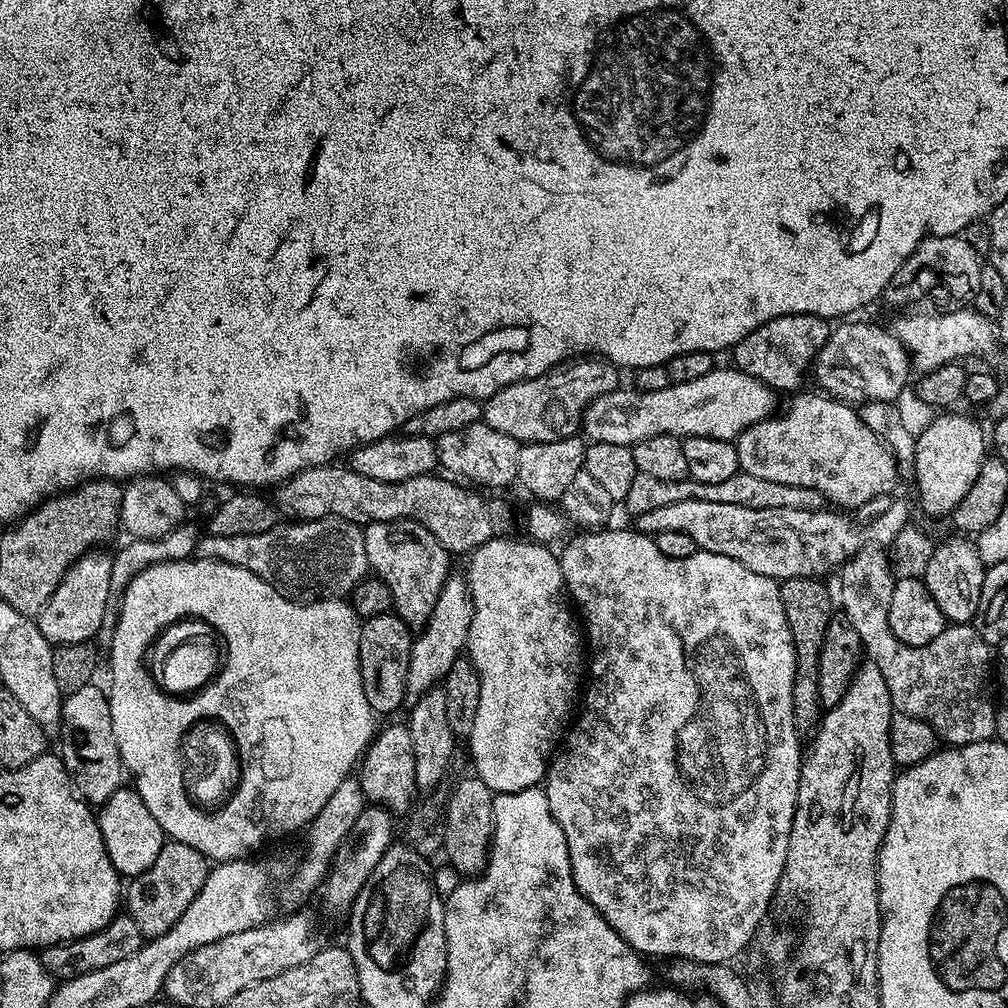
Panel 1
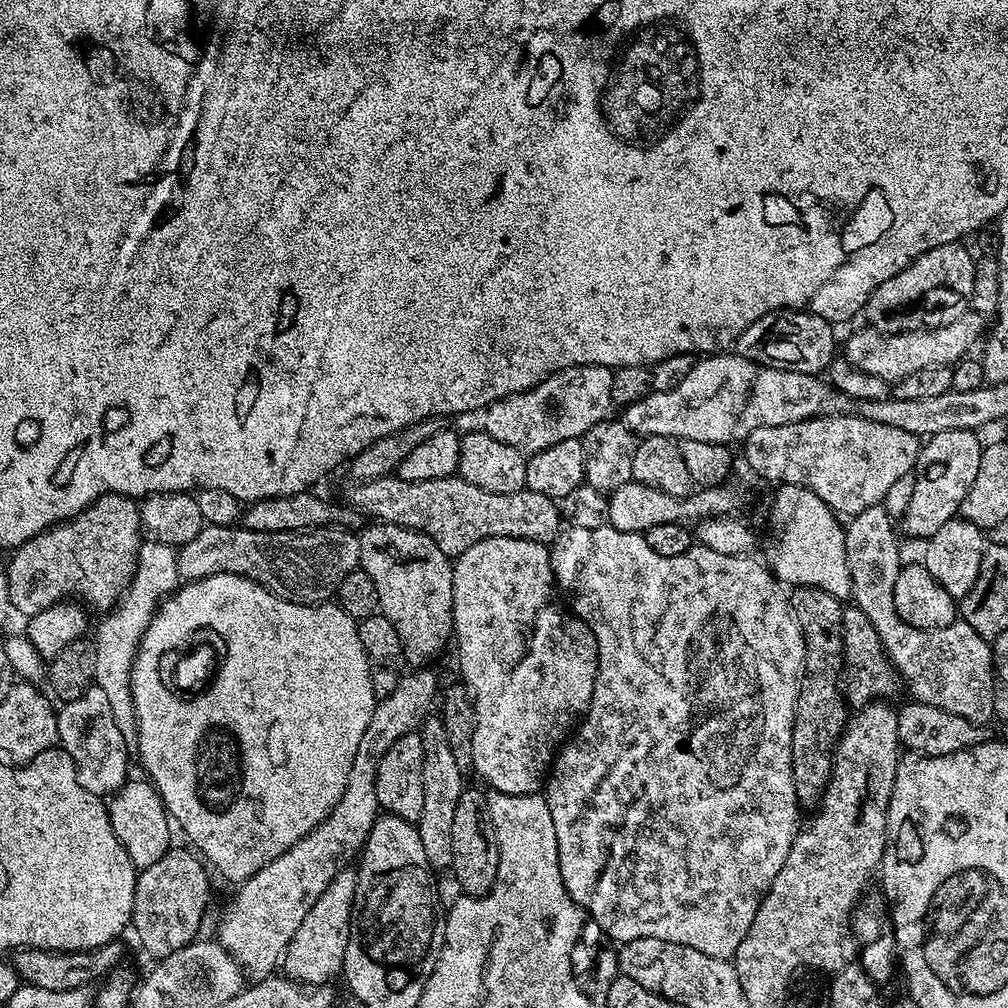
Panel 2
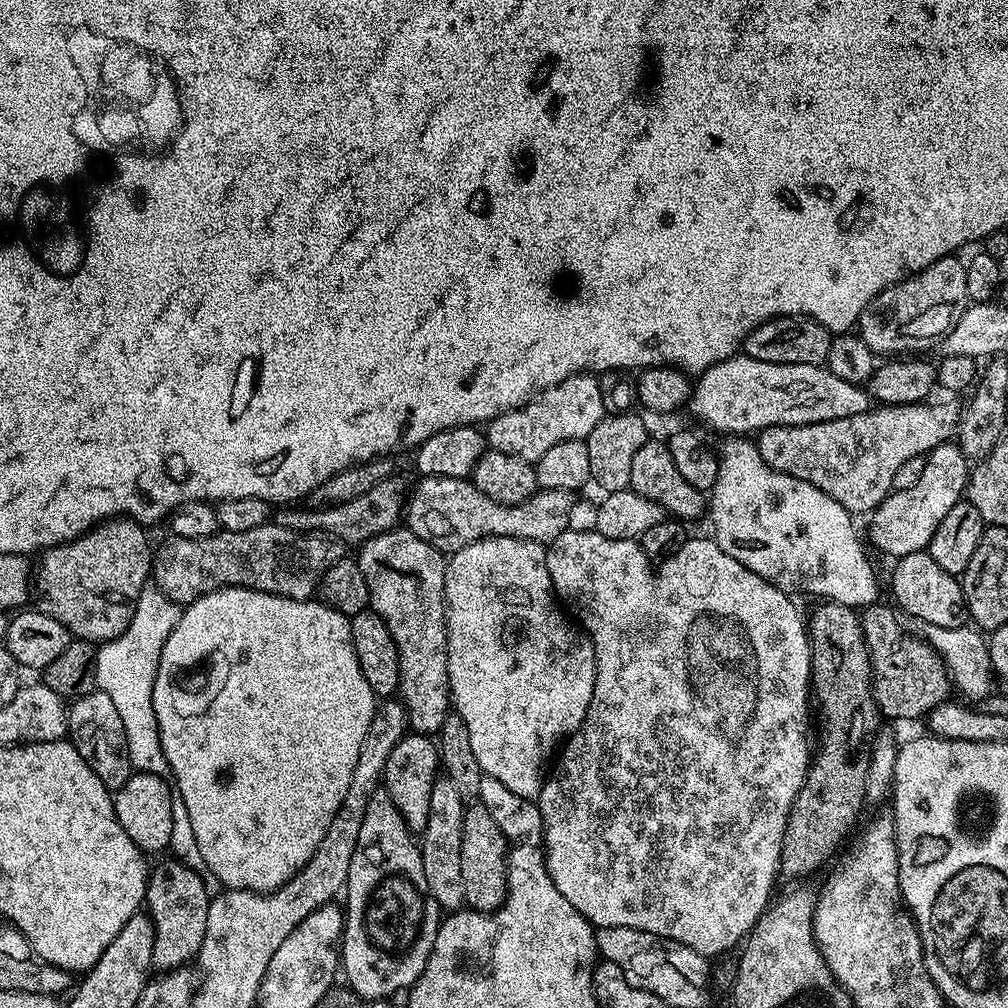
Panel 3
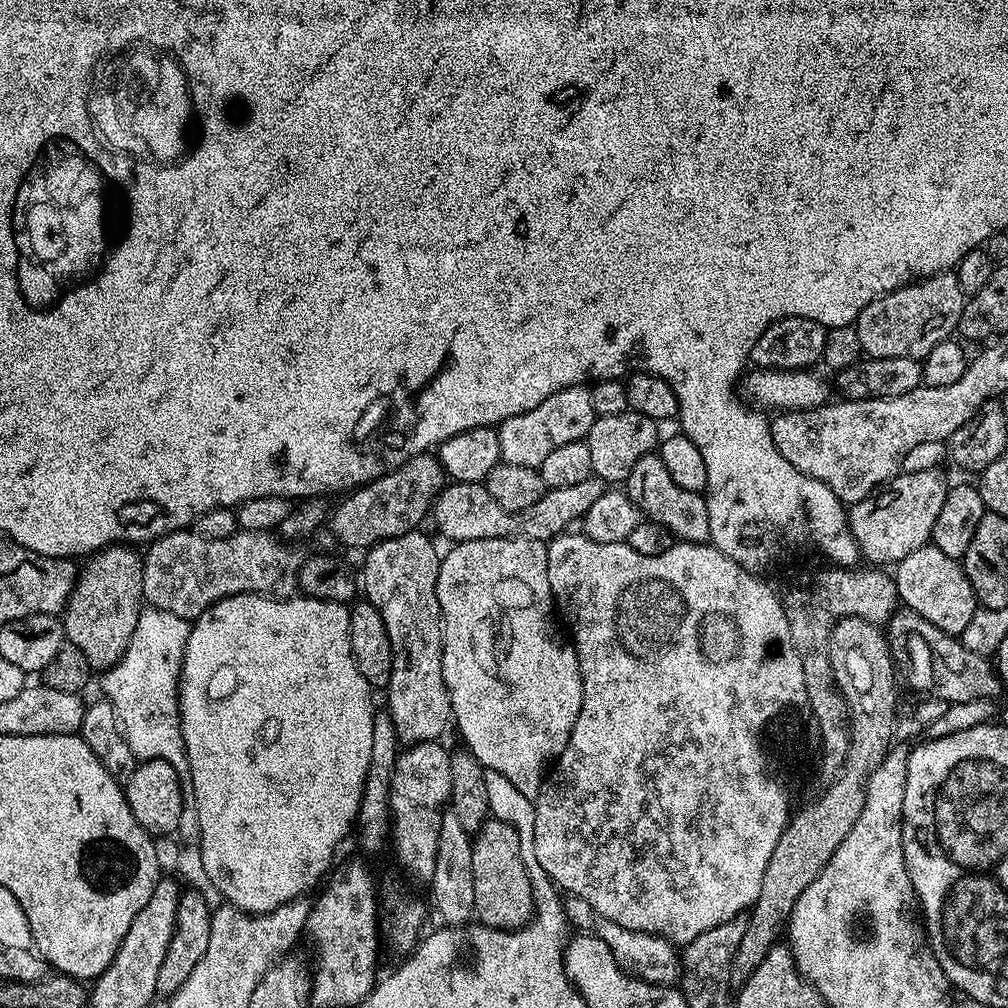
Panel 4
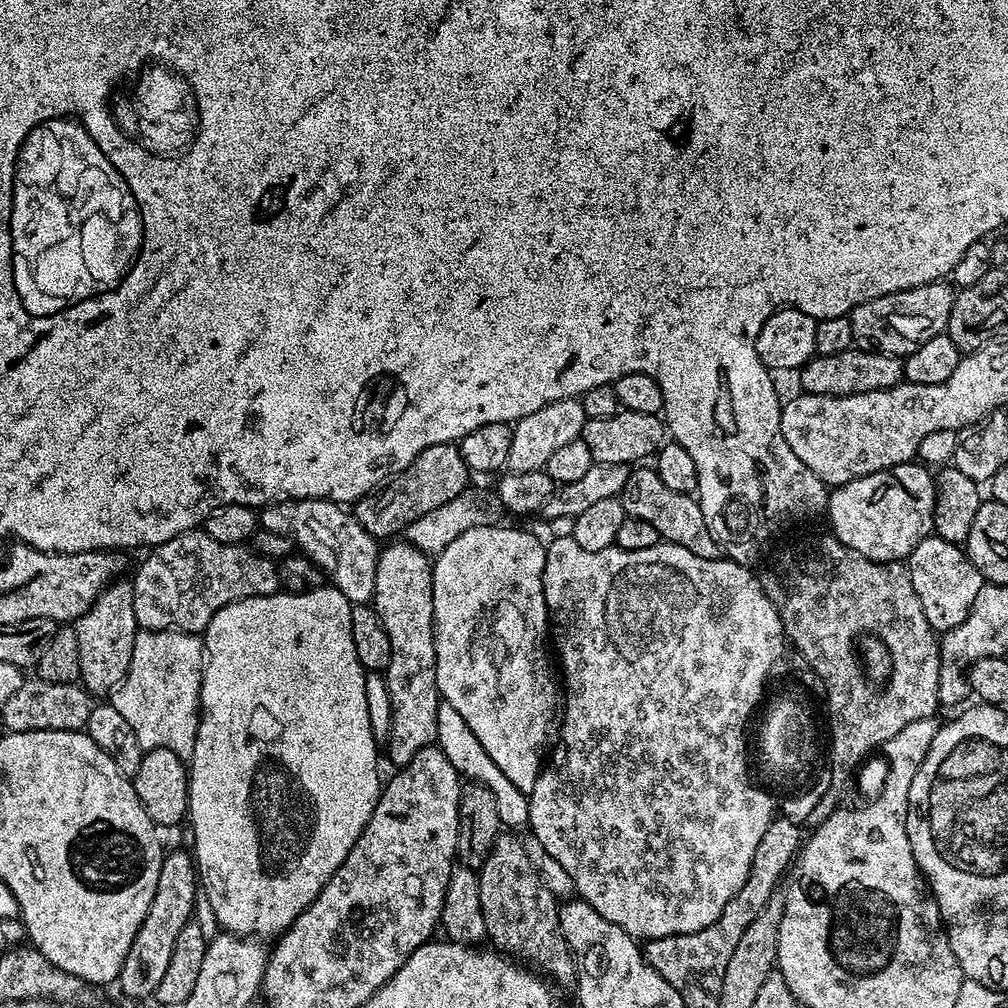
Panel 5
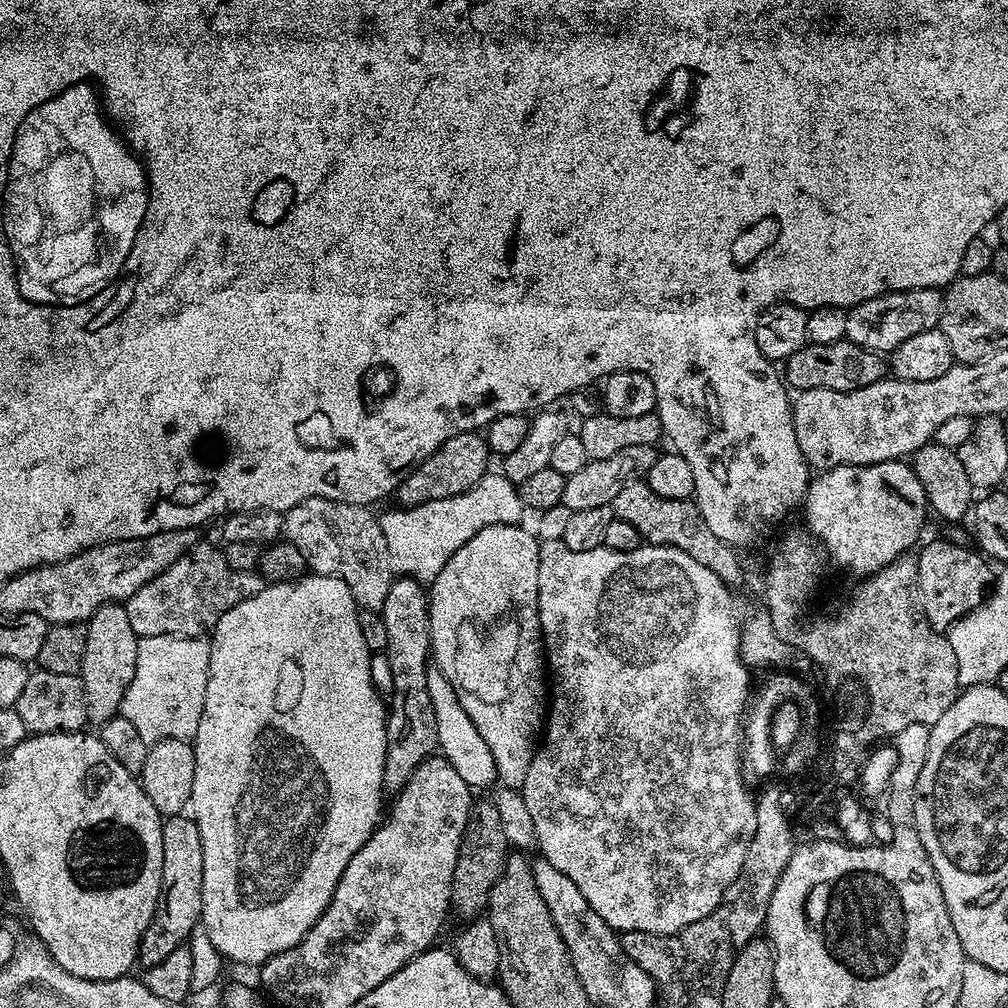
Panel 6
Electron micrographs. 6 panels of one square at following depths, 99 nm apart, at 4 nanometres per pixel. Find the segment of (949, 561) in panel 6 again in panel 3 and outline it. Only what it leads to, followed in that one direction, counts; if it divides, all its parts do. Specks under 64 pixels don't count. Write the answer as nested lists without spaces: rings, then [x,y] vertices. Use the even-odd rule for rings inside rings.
[[[925,550],[906,554],[895,561],[896,569],[892,572],[892,596],[896,599],[895,607],[901,613],[903,611],[908,616],[913,616],[913,621],[929,624],[930,626],[942,626],[943,628],[962,628],[965,627],[968,608],[964,604],[964,586],[957,577],[950,575],[930,554]]]

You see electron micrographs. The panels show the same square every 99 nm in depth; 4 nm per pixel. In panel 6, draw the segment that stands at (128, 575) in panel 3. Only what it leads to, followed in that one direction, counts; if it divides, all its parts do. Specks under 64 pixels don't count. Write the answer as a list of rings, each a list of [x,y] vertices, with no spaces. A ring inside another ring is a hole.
[[[123,603],[107,604],[86,621],[88,637],[86,654],[79,670],[79,677],[84,681],[86,690],[86,714],[88,724],[99,726],[110,722],[110,718],[120,715],[122,698],[134,678],[138,662],[138,637],[126,618]]]

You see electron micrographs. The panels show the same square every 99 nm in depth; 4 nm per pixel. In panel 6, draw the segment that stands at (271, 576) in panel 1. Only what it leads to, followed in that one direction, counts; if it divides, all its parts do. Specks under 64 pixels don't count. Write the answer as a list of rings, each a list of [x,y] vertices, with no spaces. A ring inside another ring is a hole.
[[[201,542],[178,558],[174,566],[170,566],[158,578],[146,582],[142,590],[138,590],[129,600],[123,601],[126,618],[130,618],[130,626],[134,629],[136,637],[141,636],[195,636],[203,637],[211,633],[216,623],[226,614],[226,610],[234,610],[234,606],[244,604],[246,598],[254,598],[266,587],[266,581],[259,571],[234,570],[227,561],[225,553],[214,545]]]

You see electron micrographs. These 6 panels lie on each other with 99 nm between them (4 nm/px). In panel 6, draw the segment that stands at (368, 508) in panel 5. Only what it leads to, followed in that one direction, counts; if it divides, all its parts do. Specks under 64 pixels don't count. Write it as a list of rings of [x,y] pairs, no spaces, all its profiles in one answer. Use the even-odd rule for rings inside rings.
[[[459,432],[447,439],[430,458],[416,465],[405,475],[396,491],[396,498],[400,500],[399,505],[411,507],[466,493],[486,473],[489,473],[490,459],[492,459],[492,453],[488,449],[488,441],[481,433]]]

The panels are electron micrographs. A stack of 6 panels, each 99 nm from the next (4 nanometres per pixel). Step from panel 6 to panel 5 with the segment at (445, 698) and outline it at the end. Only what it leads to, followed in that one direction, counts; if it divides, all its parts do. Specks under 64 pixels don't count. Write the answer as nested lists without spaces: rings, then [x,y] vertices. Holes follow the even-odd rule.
[[[443,702],[438,706],[436,744],[442,750],[442,754],[446,754],[446,758],[450,758],[450,766],[454,766],[454,770],[459,772],[461,777],[484,784],[492,790],[494,810],[498,810],[498,818],[505,829],[520,830],[516,828],[523,829],[527,825],[528,798],[525,792],[518,790],[518,786],[514,786],[514,782],[510,782],[510,778],[506,778],[506,774],[502,774],[502,770],[498,770],[498,766],[494,766],[490,754],[486,754],[486,750],[482,750],[478,738],[474,738],[474,730],[470,730],[470,726],[466,726],[466,718],[462,718],[462,714],[458,714],[458,710],[454,710],[454,706]]]

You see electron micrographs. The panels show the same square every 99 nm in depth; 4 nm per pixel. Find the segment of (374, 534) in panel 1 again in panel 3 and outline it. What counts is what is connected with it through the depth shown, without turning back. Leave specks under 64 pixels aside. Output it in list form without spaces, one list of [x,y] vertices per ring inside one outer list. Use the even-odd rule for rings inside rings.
[[[404,526],[370,538],[359,545],[358,552],[371,611],[384,619],[398,650],[398,696],[408,712],[408,727],[416,734],[439,733],[452,704],[448,685],[448,617],[444,607],[445,553]]]

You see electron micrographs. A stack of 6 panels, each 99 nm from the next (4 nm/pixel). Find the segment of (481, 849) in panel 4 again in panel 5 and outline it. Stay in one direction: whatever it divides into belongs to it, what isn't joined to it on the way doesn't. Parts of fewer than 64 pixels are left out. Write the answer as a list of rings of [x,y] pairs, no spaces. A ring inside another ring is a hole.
[[[516,834],[500,835],[480,865],[478,879],[482,918],[486,922],[487,939],[492,940],[491,947],[517,961],[527,962],[553,981],[571,981],[576,974],[576,961],[560,933],[558,901],[538,882],[538,874],[534,874],[534,866],[526,858],[523,839]]]

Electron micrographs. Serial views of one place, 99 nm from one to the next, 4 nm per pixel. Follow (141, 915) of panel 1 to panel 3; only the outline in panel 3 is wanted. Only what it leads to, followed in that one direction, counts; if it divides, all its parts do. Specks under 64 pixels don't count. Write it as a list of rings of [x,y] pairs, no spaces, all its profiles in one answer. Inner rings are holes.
[[[168,860],[151,869],[146,912],[151,916],[154,926],[152,967],[157,973],[172,972],[176,968],[191,965],[199,957],[202,938],[206,938],[209,899],[210,891],[204,885],[203,878],[190,865]]]

